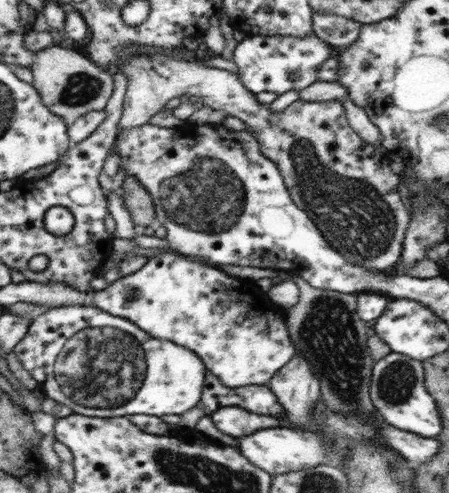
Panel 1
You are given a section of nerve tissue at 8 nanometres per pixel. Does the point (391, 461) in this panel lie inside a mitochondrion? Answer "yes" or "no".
yes

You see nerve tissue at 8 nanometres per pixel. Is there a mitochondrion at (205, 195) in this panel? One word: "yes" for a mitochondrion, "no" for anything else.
yes

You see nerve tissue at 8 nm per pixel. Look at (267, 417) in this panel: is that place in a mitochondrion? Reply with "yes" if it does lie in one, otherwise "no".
no

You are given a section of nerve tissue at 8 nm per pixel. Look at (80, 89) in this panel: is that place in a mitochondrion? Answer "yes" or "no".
yes

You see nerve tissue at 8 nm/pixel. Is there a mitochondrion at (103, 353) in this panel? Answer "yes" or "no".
yes

